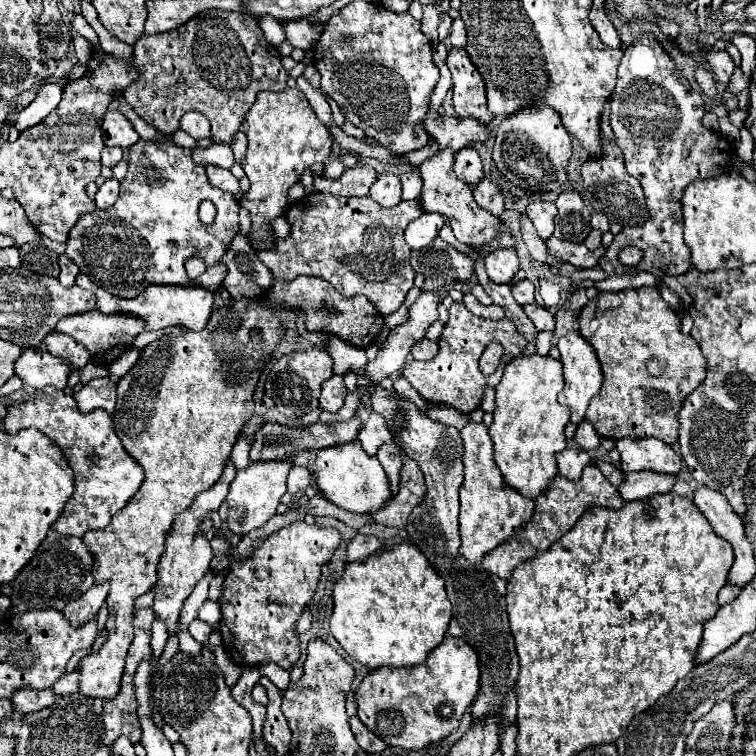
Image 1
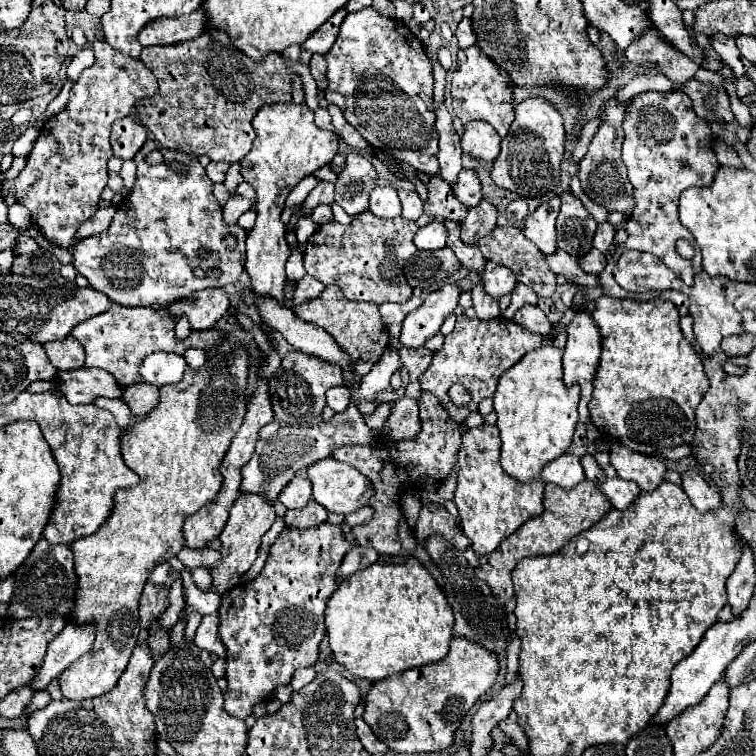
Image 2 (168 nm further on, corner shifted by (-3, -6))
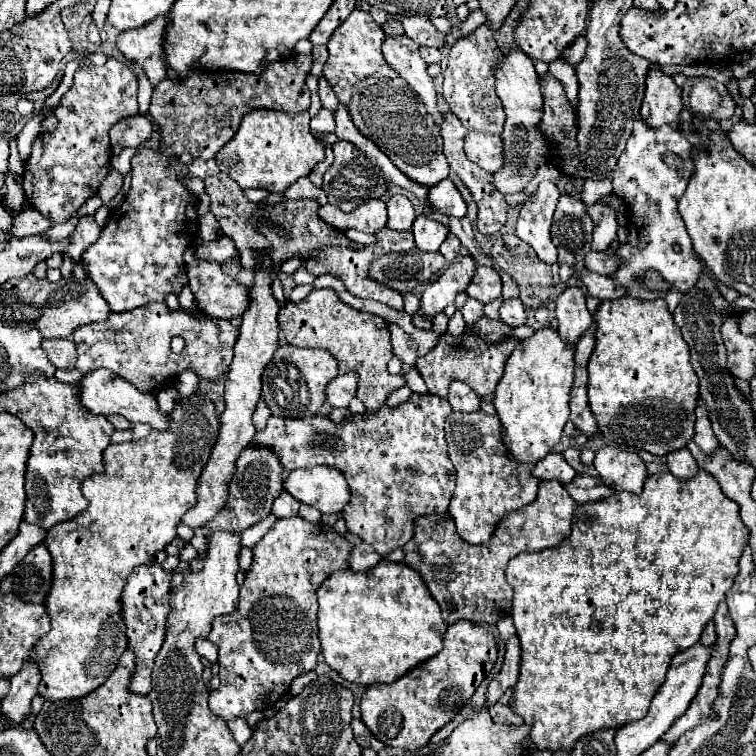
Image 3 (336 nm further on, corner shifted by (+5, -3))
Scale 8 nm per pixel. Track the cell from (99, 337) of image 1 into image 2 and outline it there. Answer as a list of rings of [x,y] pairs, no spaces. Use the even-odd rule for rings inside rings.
[[[116,303],[106,313],[92,317],[90,321],[84,321],[82,325],[78,325],[78,329],[74,329],[72,337],[78,339],[86,349],[84,367],[106,369],[126,387],[144,381],[138,371],[140,363],[144,361],[144,357],[148,357],[156,351],[184,355],[186,347],[188,349],[196,347],[196,349],[204,349],[208,353],[224,341],[222,331],[216,331],[216,329],[208,329],[202,333],[190,331],[190,335],[184,341],[178,341],[174,335],[174,319],[166,311],[152,309],[152,307],[122,307]]]

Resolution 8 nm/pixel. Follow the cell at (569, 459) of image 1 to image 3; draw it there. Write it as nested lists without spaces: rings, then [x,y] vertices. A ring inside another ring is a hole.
[[[548,454],[544,460],[540,460],[534,466],[532,474],[538,480],[552,480],[552,478],[556,478],[556,480],[560,480],[564,484],[568,484],[576,476],[574,468],[570,468],[570,464],[564,460],[562,454]]]

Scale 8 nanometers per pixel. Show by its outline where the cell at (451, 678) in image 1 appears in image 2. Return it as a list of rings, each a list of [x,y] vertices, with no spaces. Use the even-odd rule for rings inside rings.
[[[454,637],[450,643],[448,657],[430,665],[414,667],[400,675],[392,675],[390,679],[382,679],[374,683],[372,689],[368,691],[364,721],[370,725],[374,735],[388,745],[388,749],[396,753],[428,753],[448,749],[454,741],[454,731],[458,729],[462,717],[470,711],[470,707],[478,701],[478,697],[496,683],[498,657],[488,649],[482,649],[482,645],[474,645],[464,637]]]

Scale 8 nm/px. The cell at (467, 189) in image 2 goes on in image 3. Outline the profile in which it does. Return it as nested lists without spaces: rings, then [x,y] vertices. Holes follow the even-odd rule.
[[[450,178],[438,182],[438,186],[432,186],[432,190],[428,192],[428,202],[434,210],[446,216],[466,216],[466,202]]]

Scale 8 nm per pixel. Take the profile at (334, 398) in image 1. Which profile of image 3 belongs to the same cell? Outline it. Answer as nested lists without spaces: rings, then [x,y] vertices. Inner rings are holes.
[[[344,374],[336,376],[328,386],[326,386],[326,402],[334,408],[348,408],[350,400],[356,396],[356,374]]]

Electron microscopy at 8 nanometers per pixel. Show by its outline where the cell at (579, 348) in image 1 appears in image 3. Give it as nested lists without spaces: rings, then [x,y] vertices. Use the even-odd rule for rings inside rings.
[[[578,286],[566,288],[556,300],[556,318],[558,318],[558,334],[564,342],[576,344],[582,334],[590,330],[594,324],[592,314],[586,308],[586,296]]]

